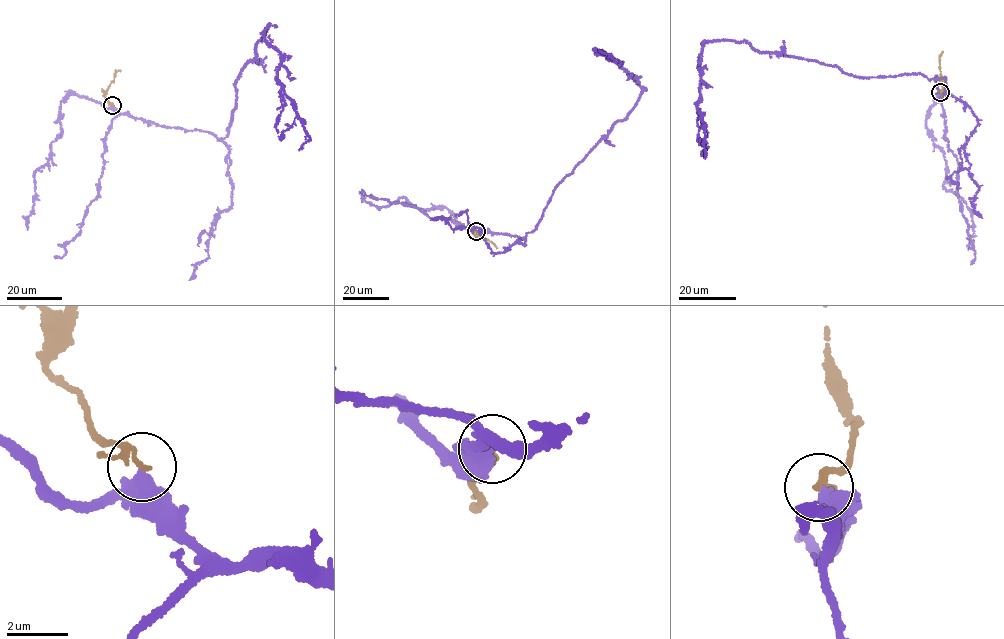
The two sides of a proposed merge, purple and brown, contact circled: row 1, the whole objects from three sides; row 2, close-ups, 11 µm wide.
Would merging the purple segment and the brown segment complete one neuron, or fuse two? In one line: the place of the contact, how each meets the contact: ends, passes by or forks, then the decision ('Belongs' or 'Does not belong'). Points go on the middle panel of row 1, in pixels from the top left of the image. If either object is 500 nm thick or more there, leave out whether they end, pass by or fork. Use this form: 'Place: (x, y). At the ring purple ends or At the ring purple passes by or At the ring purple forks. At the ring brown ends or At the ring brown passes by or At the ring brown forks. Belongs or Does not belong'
Place: (476, 231). Does not belong

